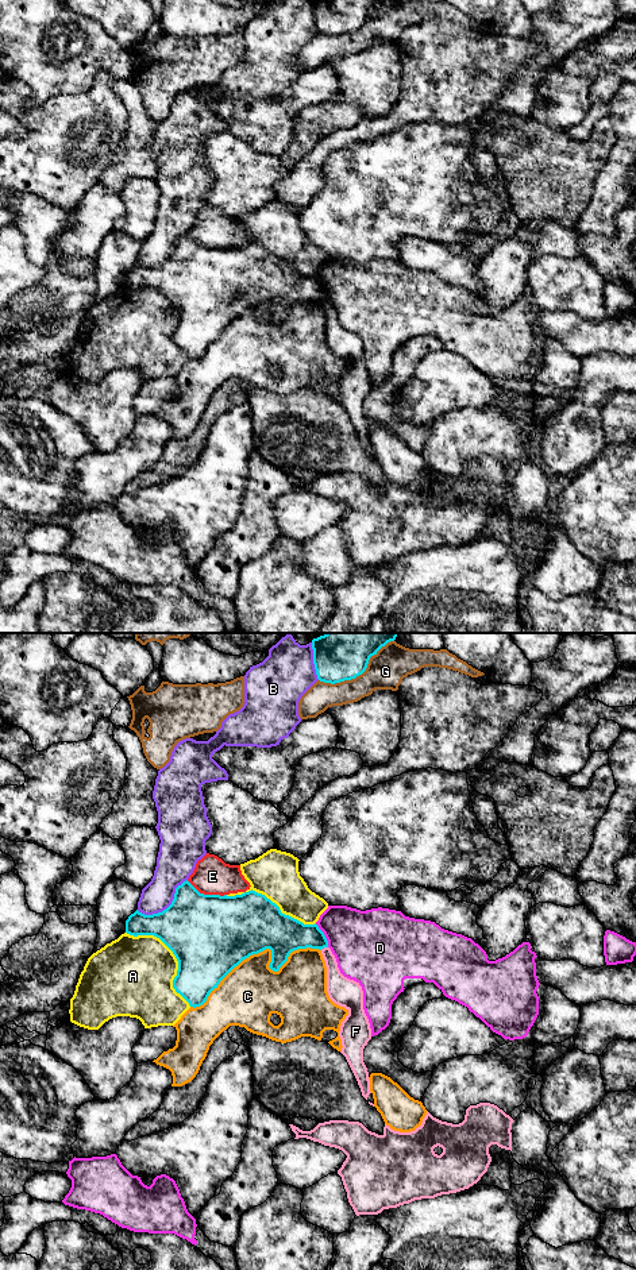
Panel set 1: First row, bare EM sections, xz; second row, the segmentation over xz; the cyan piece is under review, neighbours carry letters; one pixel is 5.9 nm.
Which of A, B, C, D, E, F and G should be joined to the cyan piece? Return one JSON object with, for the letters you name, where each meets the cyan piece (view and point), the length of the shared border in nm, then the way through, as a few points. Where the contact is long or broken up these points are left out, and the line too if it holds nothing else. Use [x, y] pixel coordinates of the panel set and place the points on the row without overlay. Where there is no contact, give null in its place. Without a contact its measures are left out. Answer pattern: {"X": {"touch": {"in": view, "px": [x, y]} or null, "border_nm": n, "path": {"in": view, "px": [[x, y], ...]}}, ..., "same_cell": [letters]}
{"same_cell": []}

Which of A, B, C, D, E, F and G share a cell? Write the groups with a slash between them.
A / B / C / D / E / F / G

